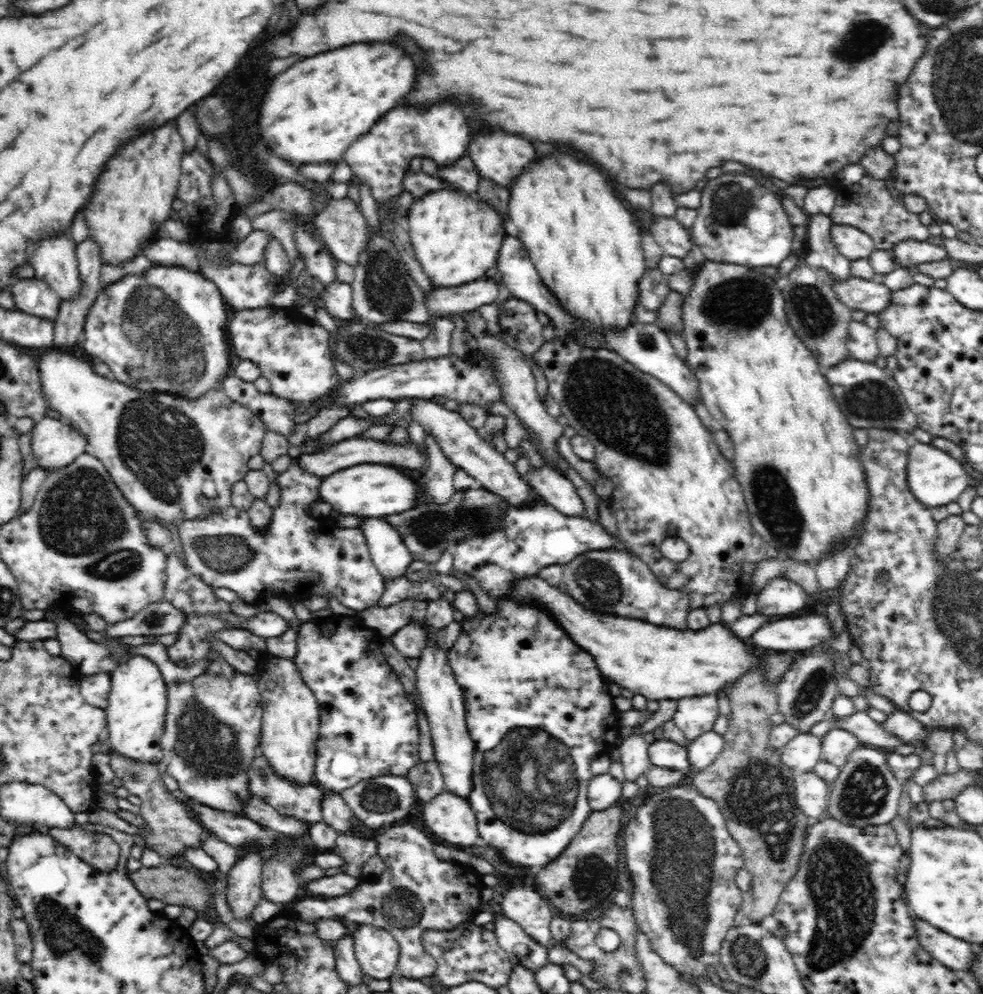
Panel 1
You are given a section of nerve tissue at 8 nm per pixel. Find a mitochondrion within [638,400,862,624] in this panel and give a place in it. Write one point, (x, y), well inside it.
(773, 498)

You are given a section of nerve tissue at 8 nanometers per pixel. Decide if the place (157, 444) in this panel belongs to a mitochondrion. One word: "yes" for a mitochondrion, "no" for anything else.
yes

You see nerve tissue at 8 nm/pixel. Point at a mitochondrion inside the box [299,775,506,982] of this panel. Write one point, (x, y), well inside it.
(402, 907)

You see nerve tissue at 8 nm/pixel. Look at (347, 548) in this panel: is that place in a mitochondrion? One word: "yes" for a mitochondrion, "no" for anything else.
no

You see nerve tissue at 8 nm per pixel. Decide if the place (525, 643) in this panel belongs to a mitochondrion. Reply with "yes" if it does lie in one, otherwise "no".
no

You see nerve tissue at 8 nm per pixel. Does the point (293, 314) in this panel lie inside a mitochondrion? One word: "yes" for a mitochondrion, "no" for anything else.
no

